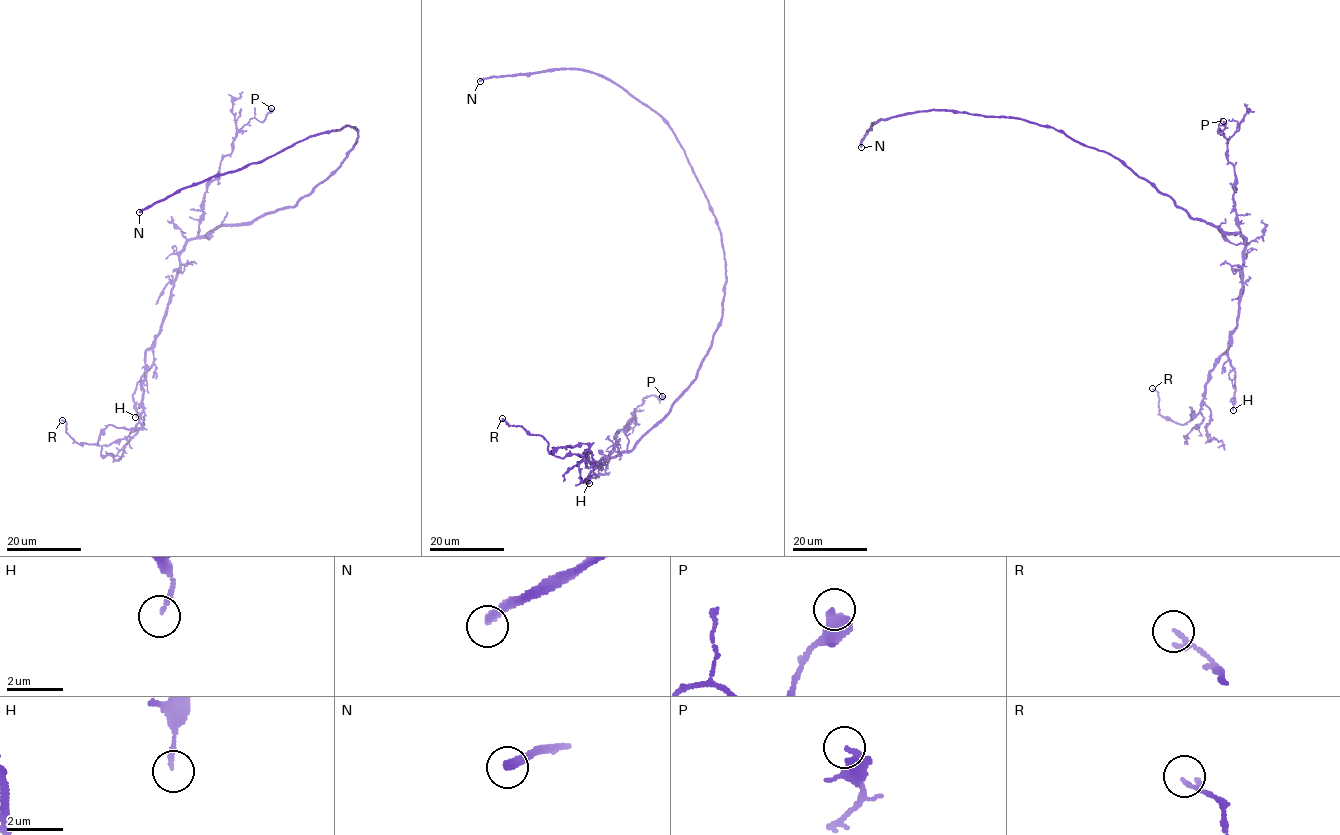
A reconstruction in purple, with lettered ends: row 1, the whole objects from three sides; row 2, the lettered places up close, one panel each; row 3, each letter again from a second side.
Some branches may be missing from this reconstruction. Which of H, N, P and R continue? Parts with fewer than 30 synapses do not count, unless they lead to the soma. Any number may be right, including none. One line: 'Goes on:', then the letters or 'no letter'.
Goes on: N

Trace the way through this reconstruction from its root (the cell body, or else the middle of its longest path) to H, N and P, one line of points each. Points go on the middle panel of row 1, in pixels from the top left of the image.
H: (708, 350), (666, 414), (631, 450), (600, 467), (592, 463), (583, 482), (589, 483)
N: (708, 350), (722, 315), (724, 252), (708, 200), (670, 126), (619, 86), (578, 69), (480, 81)
P: (708, 350), (696, 377), (666, 414), (631, 450), (620, 452), (616, 432), (626, 429), (644, 398), (662, 396)

